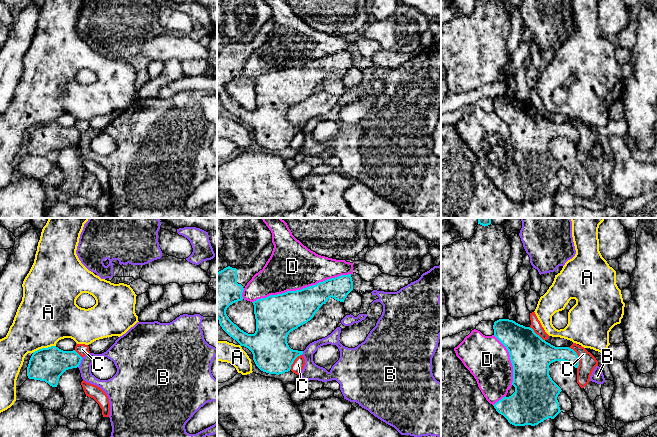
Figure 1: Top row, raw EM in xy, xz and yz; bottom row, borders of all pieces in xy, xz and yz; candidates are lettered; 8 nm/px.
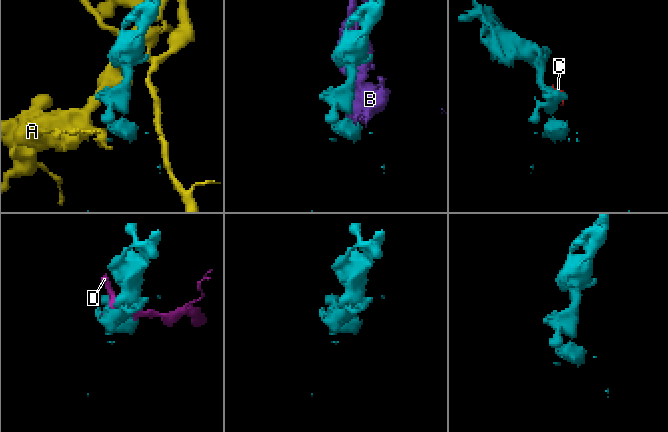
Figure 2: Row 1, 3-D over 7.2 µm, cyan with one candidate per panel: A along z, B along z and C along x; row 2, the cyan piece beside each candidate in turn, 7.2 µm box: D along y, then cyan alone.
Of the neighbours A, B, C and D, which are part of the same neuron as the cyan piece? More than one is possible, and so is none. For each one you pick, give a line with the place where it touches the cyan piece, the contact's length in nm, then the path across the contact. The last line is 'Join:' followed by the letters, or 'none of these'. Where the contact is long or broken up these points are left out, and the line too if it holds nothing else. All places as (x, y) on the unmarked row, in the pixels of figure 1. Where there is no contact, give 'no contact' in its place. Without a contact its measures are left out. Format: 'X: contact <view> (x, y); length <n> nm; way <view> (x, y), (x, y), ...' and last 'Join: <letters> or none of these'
Join: none of these

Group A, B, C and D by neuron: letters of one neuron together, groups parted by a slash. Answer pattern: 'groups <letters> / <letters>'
groups A / B / C D

